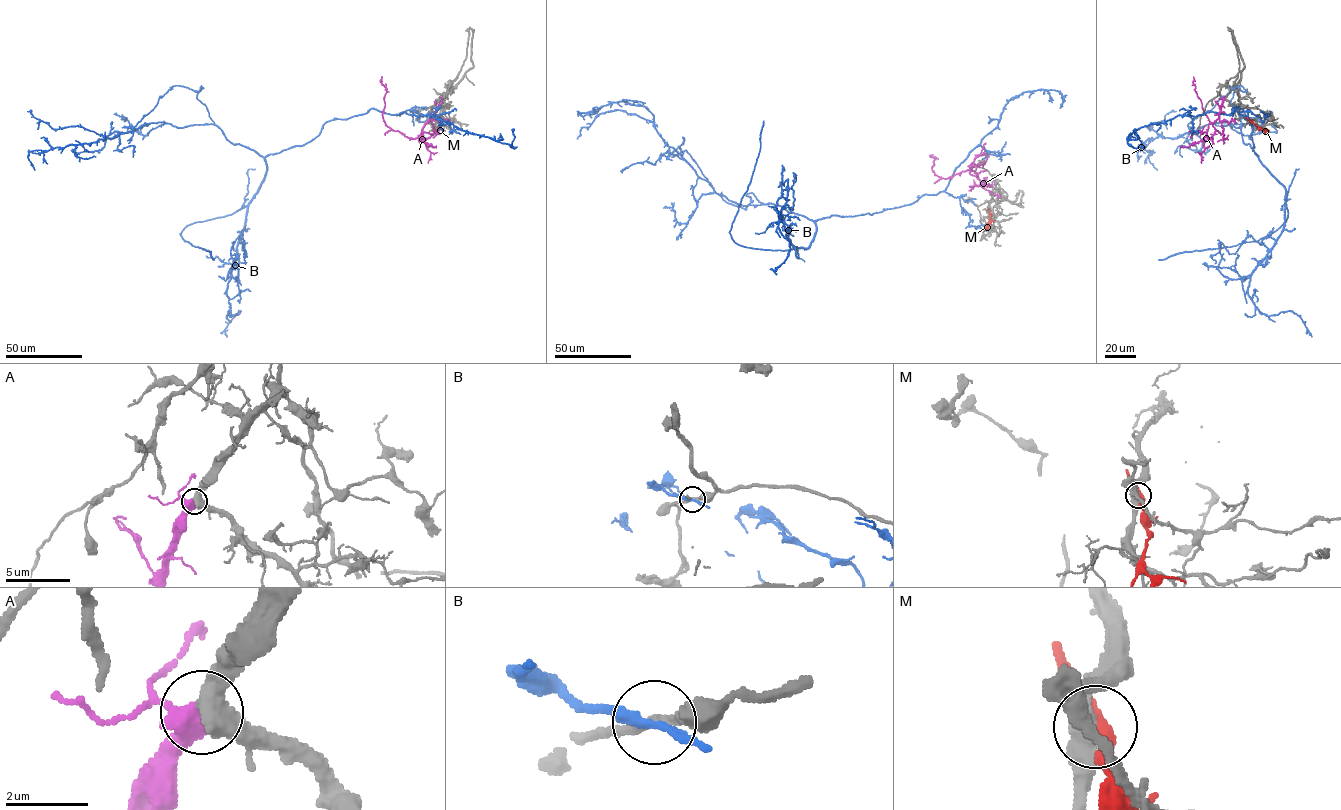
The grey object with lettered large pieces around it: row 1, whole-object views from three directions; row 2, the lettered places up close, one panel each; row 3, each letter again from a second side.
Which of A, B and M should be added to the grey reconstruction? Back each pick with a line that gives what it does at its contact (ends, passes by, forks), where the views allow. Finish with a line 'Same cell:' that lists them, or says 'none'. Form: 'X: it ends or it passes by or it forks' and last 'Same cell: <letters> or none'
A: it passes by
Same cell: A

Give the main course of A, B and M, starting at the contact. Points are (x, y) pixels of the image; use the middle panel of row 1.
A: (992, 187), (981, 181), (971, 169), (947, 178), (938, 176), (931, 167), (936, 157), (931, 156)
B: (974, 203), (940, 191), (815, 220), (742, 205), (669, 146), (645, 107), (610, 103), (577, 111), (584, 119)
M: (989, 211), (987, 227), (981, 231)

